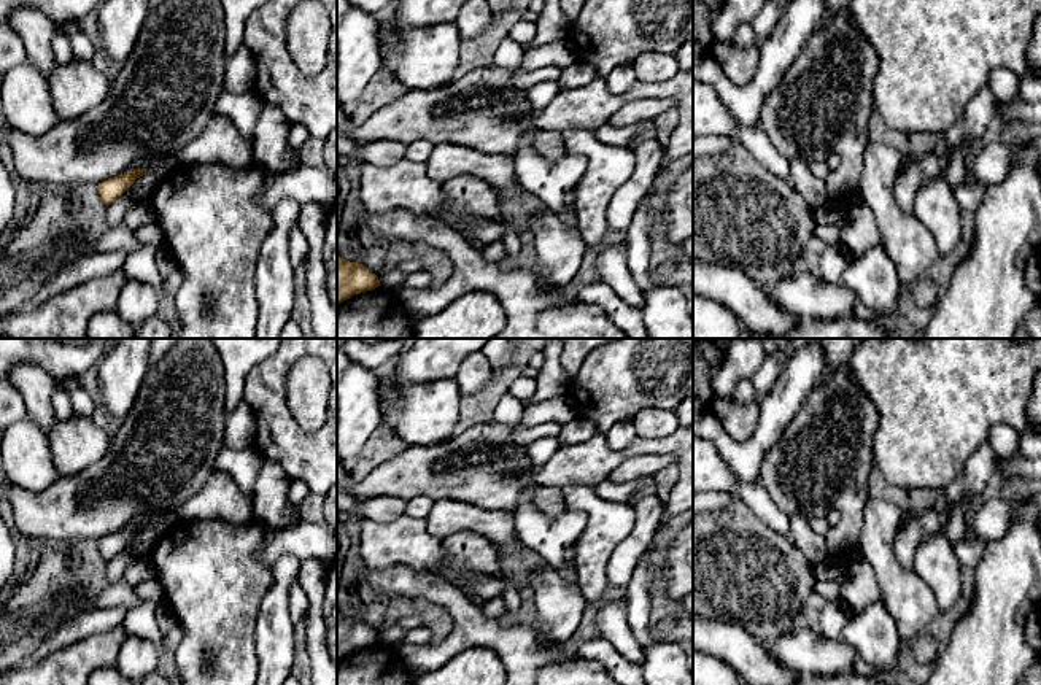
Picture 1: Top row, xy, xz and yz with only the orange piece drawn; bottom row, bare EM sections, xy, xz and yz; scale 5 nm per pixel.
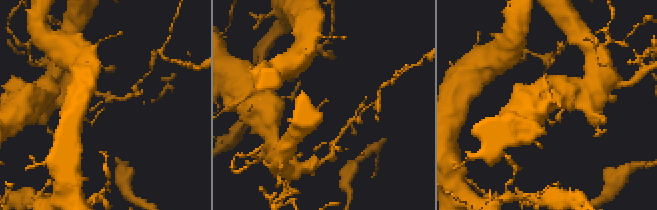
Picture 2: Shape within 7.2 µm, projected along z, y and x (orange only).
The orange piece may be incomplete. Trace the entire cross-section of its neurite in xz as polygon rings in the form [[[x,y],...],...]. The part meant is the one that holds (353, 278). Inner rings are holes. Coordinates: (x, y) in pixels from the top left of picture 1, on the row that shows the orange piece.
[[[337,256],[337,304],[350,299],[354,294],[372,291],[378,286],[378,277],[367,267]]]

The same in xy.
[[[173,156],[172,159],[159,164],[148,165],[146,168],[137,168],[134,172],[124,172],[118,176],[108,178],[99,183],[100,202],[106,207],[111,205],[119,195],[122,195],[134,181],[143,175],[151,175],[157,180],[164,178],[168,172],[180,167],[183,162]]]

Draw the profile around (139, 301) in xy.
[[[129,280],[121,291],[116,312],[124,321],[137,327],[157,315],[159,297],[159,291],[151,284]]]

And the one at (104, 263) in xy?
[[[122,250],[100,251],[83,256],[78,262],[67,269],[62,269],[56,277],[45,281],[37,294],[19,305],[14,313],[27,313],[35,310],[40,304],[46,302],[49,297],[64,292],[73,286],[79,286],[87,280],[95,277],[108,275],[111,272],[121,270],[127,253]]]

